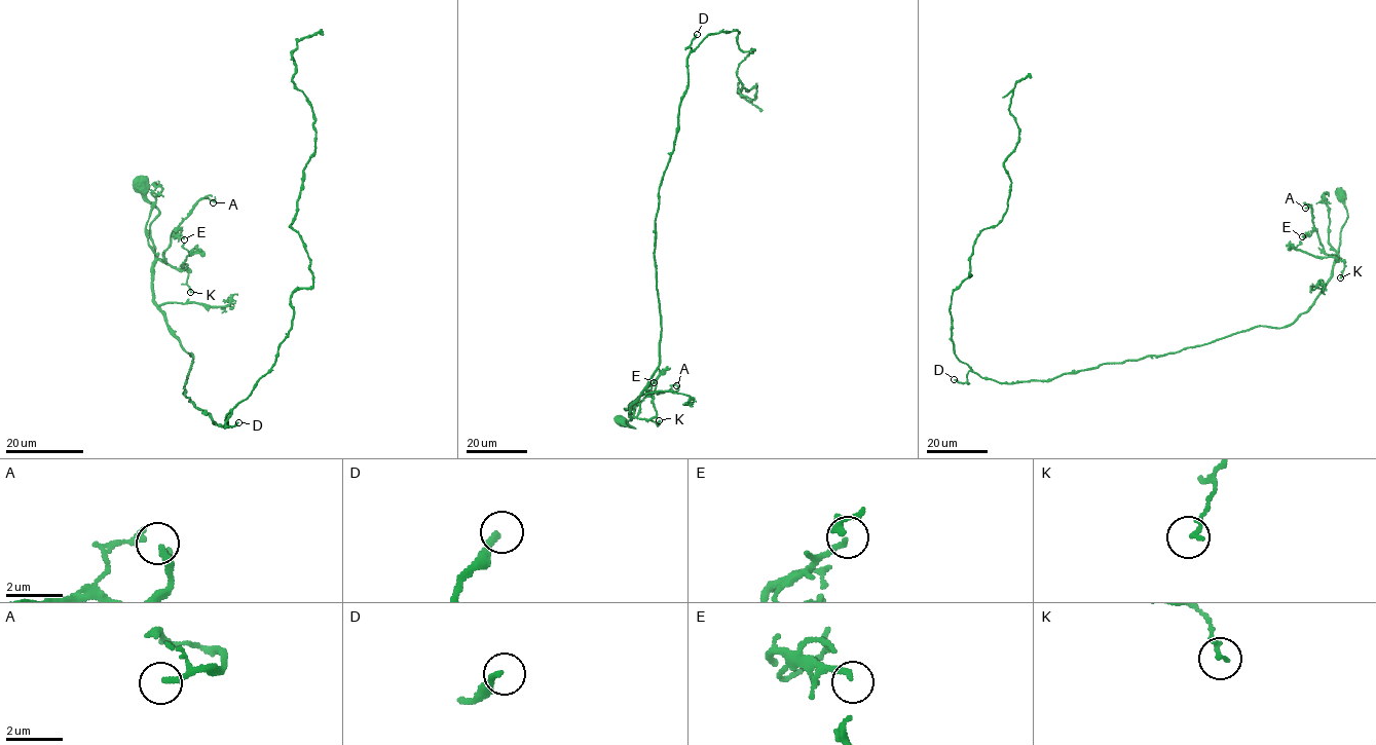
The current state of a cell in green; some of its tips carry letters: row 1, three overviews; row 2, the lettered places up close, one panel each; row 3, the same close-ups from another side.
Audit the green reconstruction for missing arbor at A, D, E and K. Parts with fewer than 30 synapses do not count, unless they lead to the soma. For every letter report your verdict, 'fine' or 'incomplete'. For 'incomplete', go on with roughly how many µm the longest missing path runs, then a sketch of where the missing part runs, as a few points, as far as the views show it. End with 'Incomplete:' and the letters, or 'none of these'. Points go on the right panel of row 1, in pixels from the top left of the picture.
A: fine
D: incomplete; missing 130 µm
E: fine
K: fine
Incomplete: D

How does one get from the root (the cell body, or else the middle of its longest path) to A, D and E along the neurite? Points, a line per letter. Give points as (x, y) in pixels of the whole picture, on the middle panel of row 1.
A: (622, 420), (634, 427), (627, 420), (637, 414), (638, 403), (652, 394), (675, 392), (676, 385)
D: (622, 420), (634, 427), (627, 423), (630, 407), (659, 362), (655, 220), (689, 83), (686, 47), (697, 34)
E: (622, 420), (634, 427), (627, 420), (637, 414), (638, 403), (647, 394), (645, 388), (654, 382)

